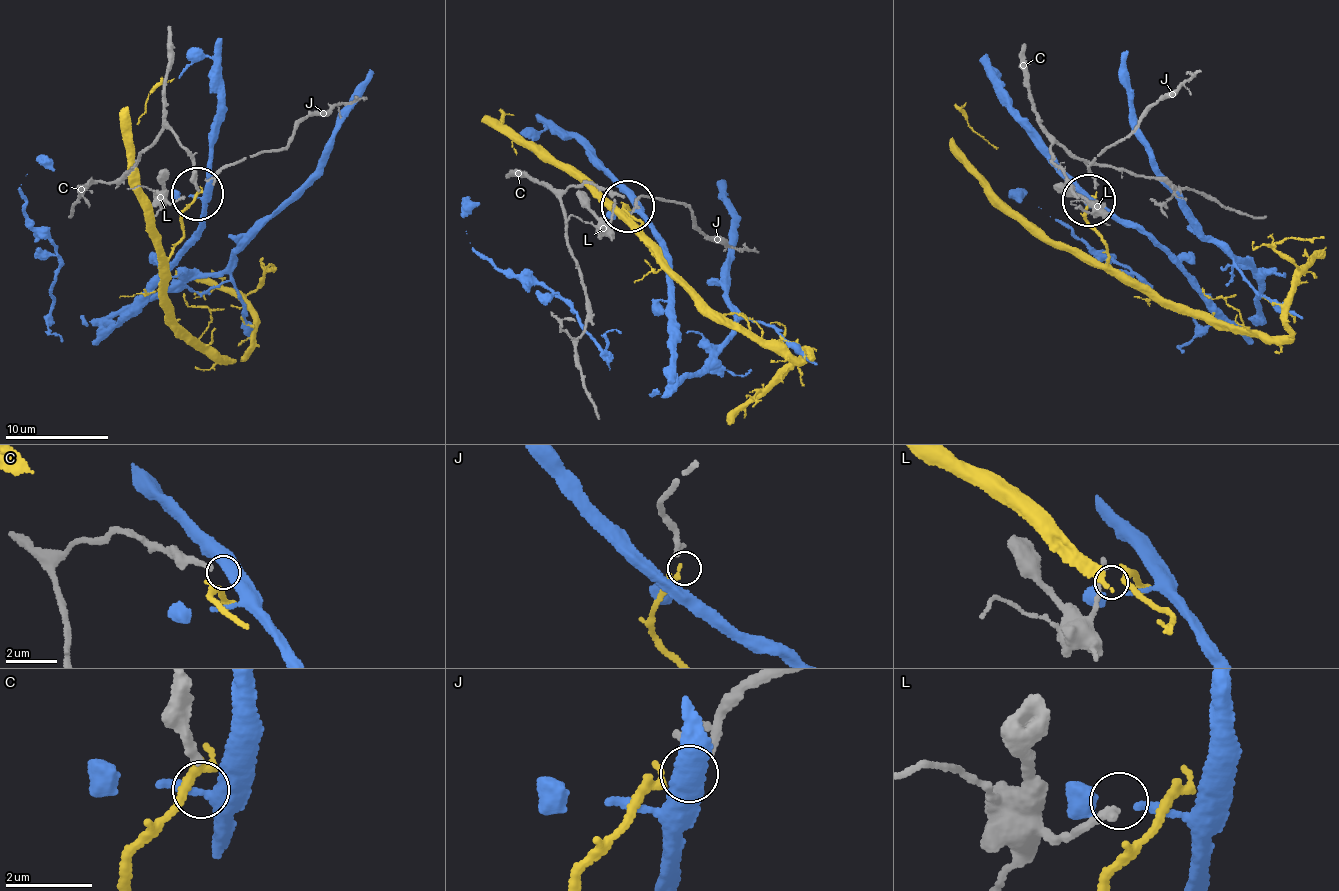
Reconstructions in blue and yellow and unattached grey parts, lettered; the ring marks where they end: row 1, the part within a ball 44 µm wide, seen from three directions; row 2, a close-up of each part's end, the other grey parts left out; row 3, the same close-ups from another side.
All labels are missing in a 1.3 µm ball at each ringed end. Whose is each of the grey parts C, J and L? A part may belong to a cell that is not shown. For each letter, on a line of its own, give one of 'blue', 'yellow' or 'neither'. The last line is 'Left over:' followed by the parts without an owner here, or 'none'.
C: neither
J: yellow
L: blue
Left over: C

